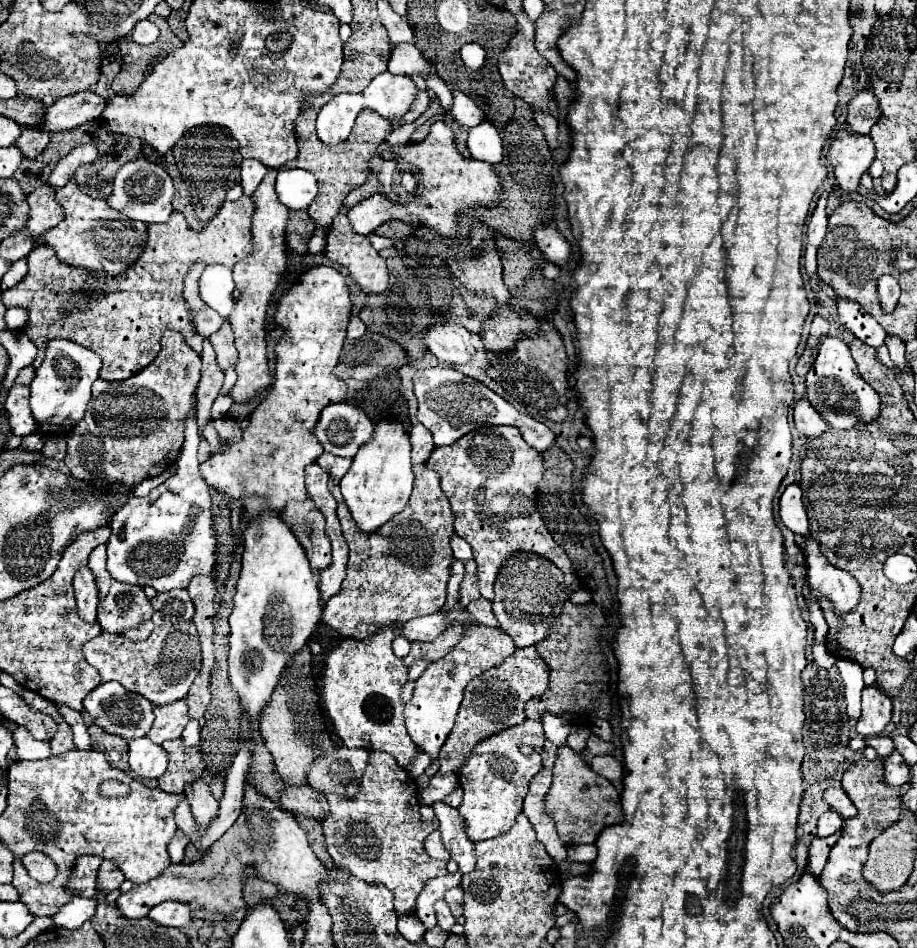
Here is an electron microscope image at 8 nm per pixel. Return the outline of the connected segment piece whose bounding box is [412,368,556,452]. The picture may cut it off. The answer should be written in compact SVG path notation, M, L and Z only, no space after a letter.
M452 368L420 370L418 374L414 374L412 382L414 394L418 398L418 420L432 432L436 446L454 444L470 430L490 424L516 426L522 432L524 440L538 452L546 452L556 442L556 434L546 424L518 412L508 400L486 388L482 382L476 382L474 378L468 378Z

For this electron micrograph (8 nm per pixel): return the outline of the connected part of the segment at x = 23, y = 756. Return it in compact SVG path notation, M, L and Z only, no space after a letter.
M16 726L12 734L18 760L44 760L50 756L50 744L32 738L30 730L26 730L24 726Z

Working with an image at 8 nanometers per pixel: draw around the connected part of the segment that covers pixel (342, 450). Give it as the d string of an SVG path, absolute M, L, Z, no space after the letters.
M340 402L322 410L316 434L324 446L324 452L354 458L358 448L372 440L374 424L360 408Z

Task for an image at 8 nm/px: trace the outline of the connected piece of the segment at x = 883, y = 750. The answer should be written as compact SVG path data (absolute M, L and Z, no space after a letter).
M874 736L874 738L868 738L866 742L868 742L868 746L872 746L872 748L878 752L878 756L882 756L882 758L894 750L894 744L892 744L892 738L890 738L890 736Z

